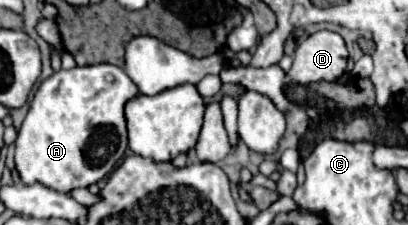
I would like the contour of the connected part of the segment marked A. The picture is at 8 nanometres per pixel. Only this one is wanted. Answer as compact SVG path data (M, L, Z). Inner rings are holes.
M94 64L94 66L76 66L72 70L54 72L46 78L22 122L22 128L16 138L16 170L24 184L44 184L56 192L72 192L76 188L88 188L112 174L124 158L128 148L126 136L126 118L124 106L128 100L138 96L136 84L126 76L120 66L114 64Z

